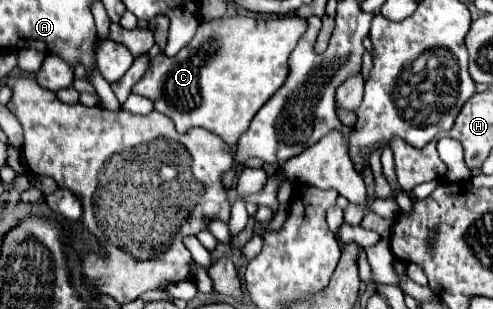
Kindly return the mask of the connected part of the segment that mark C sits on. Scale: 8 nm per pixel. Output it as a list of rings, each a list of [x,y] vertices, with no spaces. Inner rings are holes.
[[[225,16],[211,22],[203,22],[197,28],[193,40],[173,58],[157,54],[145,72],[145,76],[133,86],[133,92],[153,100],[155,110],[169,116],[179,132],[201,126],[221,136],[229,146],[235,146],[239,136],[249,128],[251,118],[257,110],[285,84],[289,76],[289,54],[297,40],[305,34],[307,20],[299,16]]]

